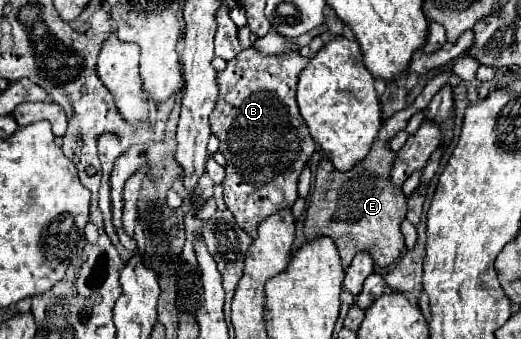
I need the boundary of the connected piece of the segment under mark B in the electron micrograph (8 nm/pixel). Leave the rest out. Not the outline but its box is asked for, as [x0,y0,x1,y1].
[209,47,315,237]

